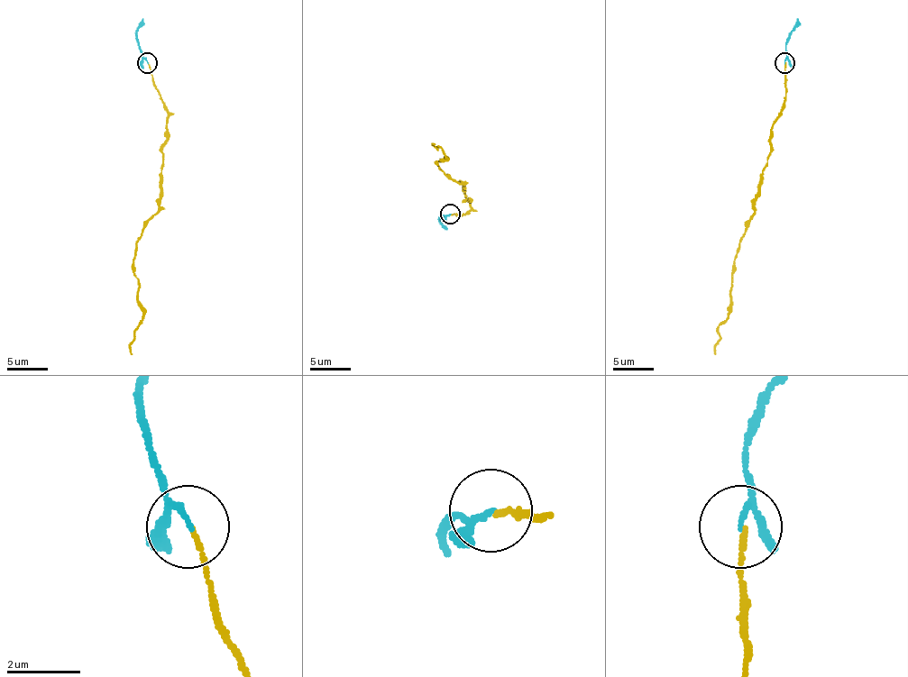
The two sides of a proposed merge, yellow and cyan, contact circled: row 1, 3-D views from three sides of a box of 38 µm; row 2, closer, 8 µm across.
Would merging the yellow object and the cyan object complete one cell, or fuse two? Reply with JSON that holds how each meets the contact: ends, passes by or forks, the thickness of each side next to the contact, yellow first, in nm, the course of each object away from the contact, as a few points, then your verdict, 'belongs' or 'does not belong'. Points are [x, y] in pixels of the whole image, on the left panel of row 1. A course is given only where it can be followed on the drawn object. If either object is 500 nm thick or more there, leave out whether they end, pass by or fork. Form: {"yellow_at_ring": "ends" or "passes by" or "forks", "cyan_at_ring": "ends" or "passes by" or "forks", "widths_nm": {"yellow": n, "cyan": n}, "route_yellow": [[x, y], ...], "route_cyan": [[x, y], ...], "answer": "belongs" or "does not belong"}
{"yellow_at_ring": "ends", "cyan_at_ring": "passes by", "widths_nm": {"yellow": 110, "cyan": 110}, "route_yellow": [[148, 64], [168, 119], [160, 209], [148, 222], [133, 258], [137, 306], [143, 317], [137, 325], [131, 354]], "route_cyan": [[148, 62], [137, 35], [143, 19]], "answer": "belongs"}

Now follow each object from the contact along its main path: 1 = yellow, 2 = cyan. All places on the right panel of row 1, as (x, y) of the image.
1: (784, 64), (786, 99), (772, 127), (770, 156), (756, 209), (735, 258), (731, 306), (719, 325), (714, 354)
2: (784, 62), (788, 35), (798, 19)

